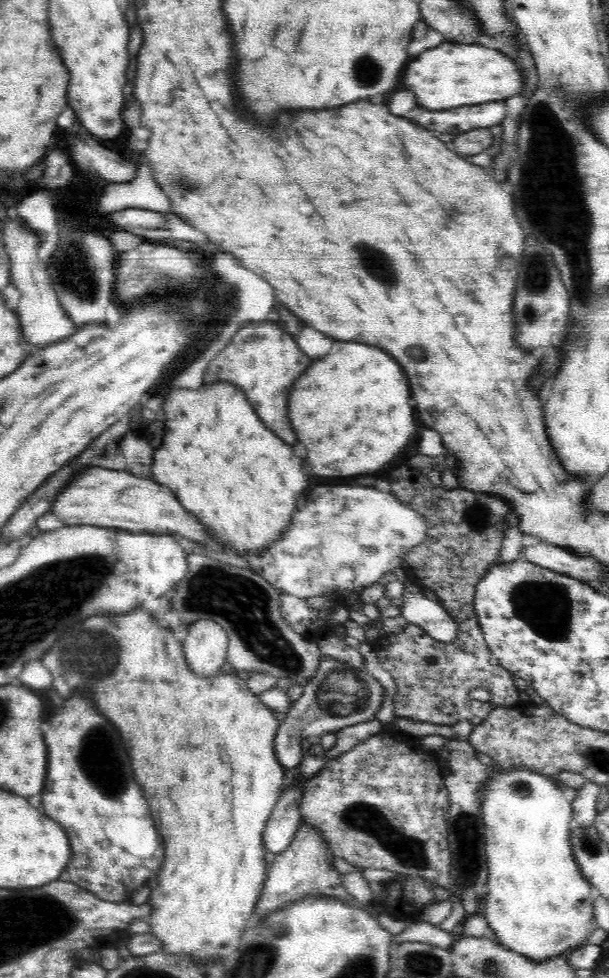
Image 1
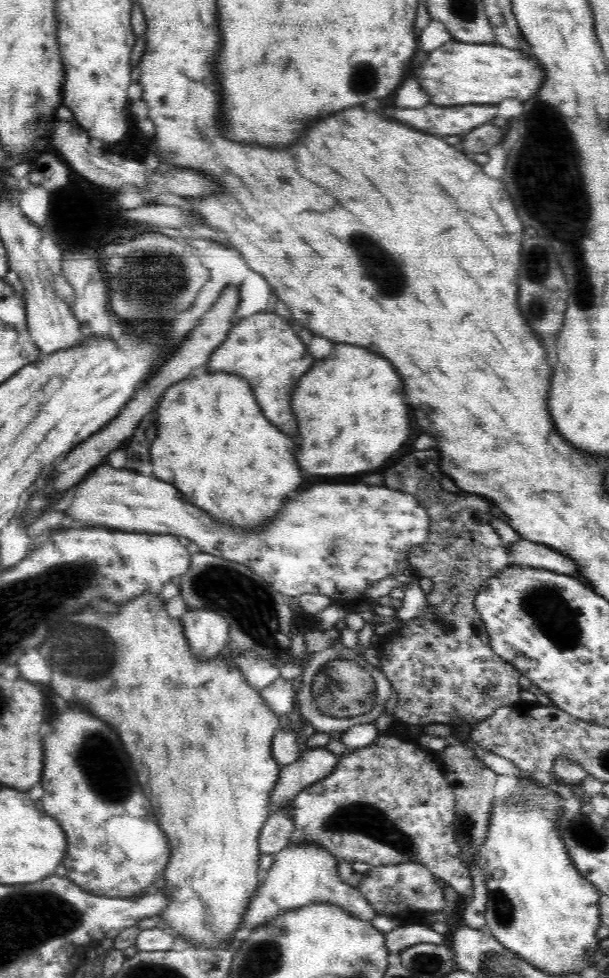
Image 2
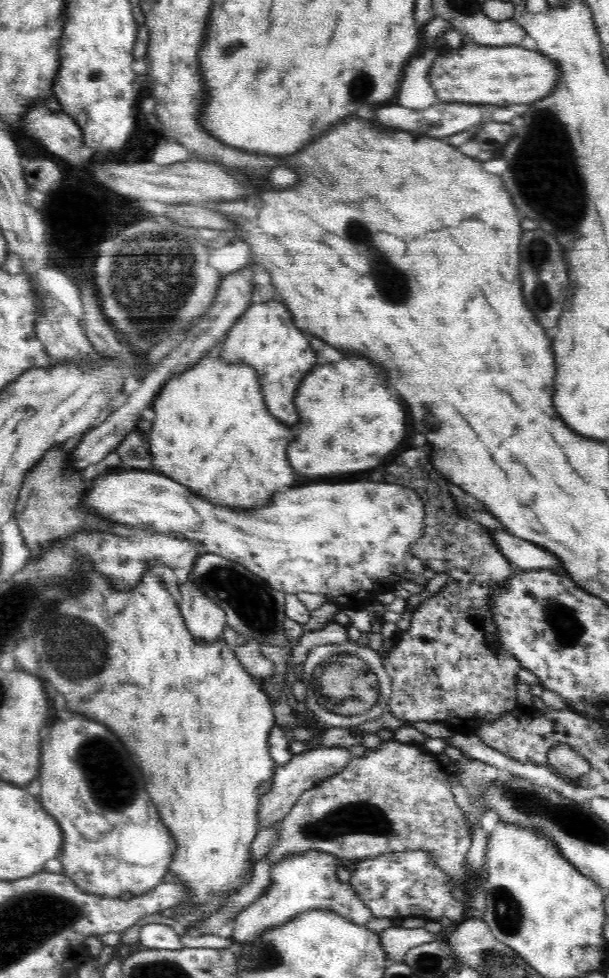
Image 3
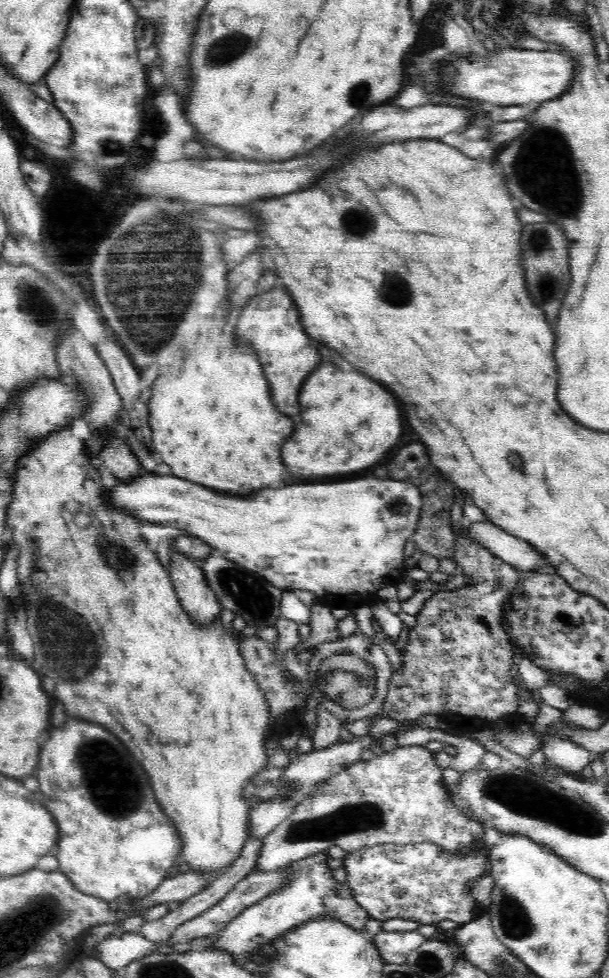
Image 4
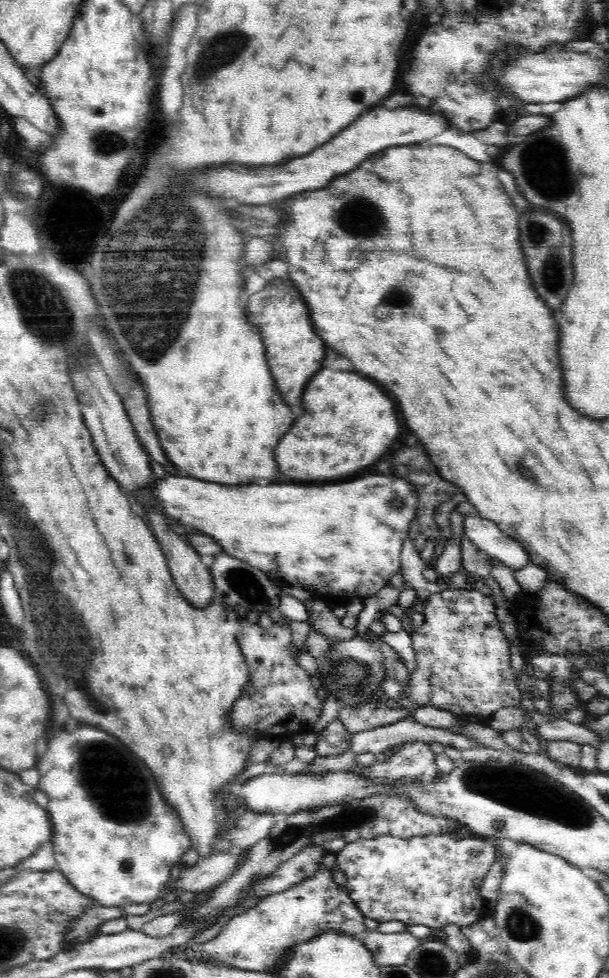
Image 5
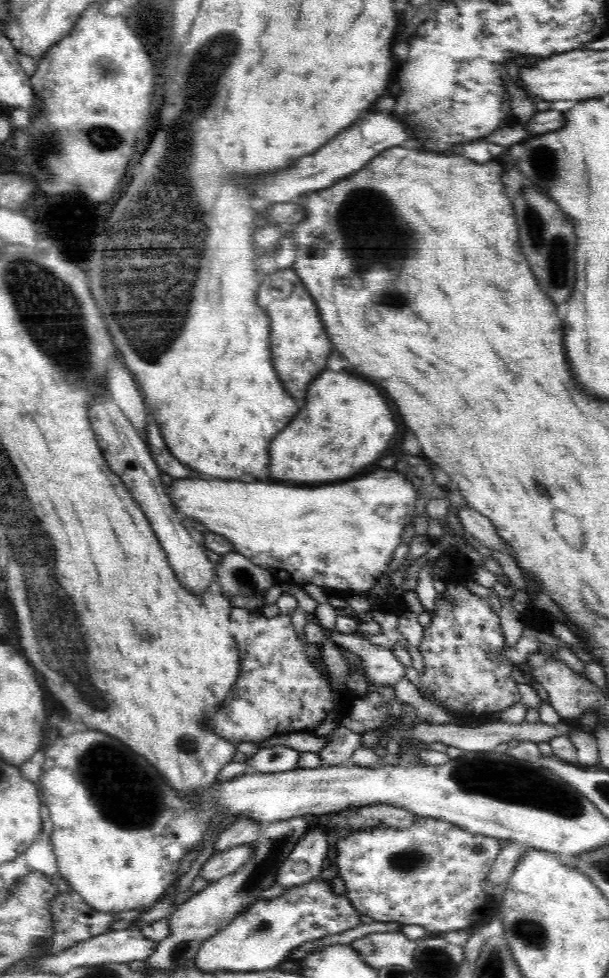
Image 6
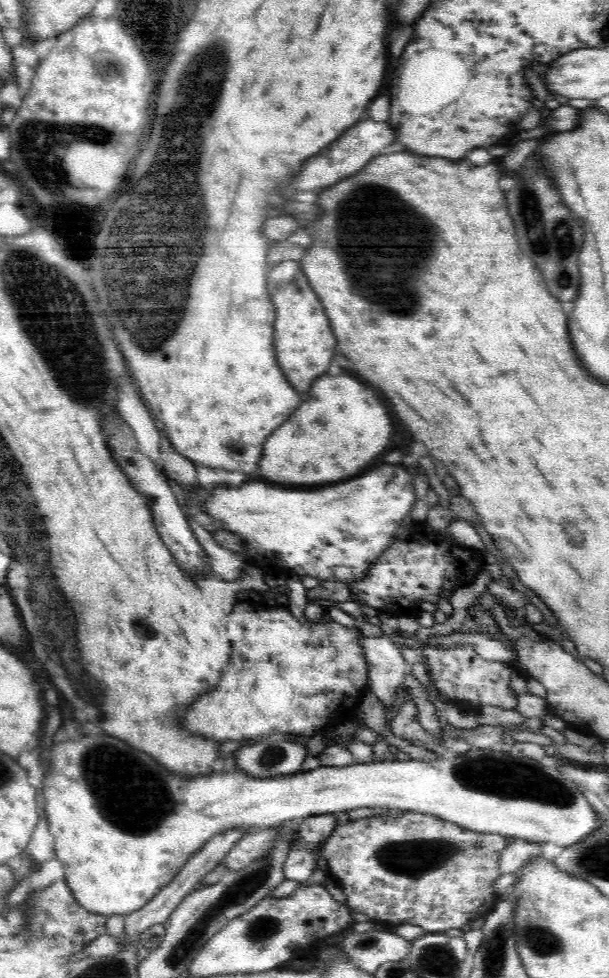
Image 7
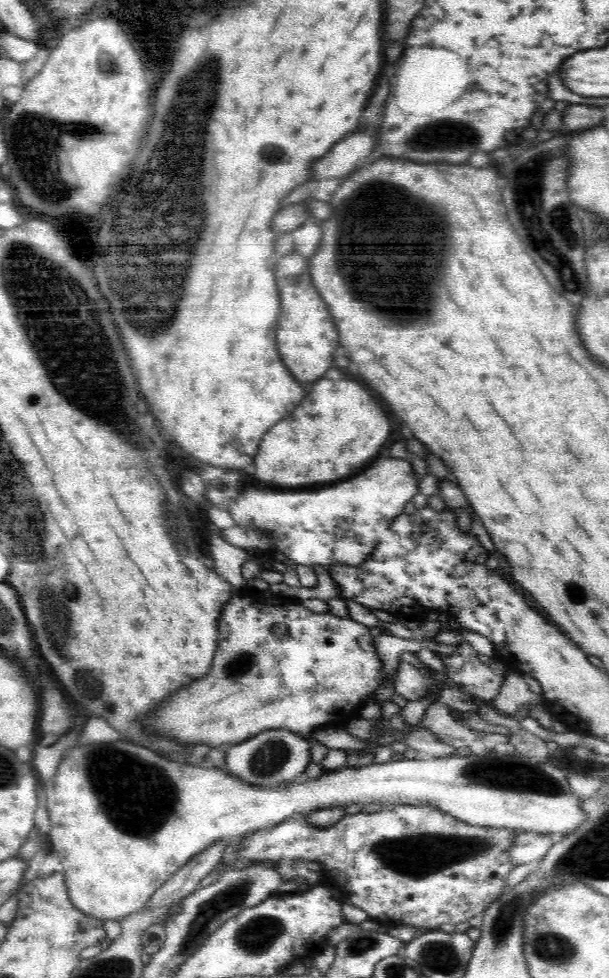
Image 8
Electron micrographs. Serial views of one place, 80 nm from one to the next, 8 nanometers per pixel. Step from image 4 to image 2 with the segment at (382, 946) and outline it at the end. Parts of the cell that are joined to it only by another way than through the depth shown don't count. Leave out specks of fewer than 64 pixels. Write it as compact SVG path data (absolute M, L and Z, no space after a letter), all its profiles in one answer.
M415 923L405 926L399 926L386 933L386 947L389 954L398 957L398 954L404 948L410 948L414 944L436 944L444 945L446 938L444 933L439 933L437 930L432 929L430 924Z

